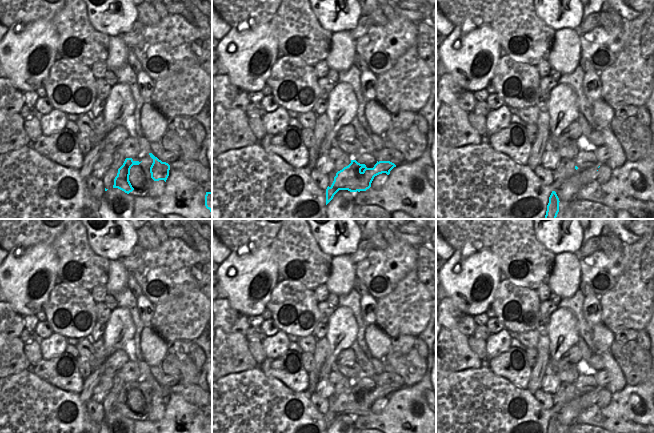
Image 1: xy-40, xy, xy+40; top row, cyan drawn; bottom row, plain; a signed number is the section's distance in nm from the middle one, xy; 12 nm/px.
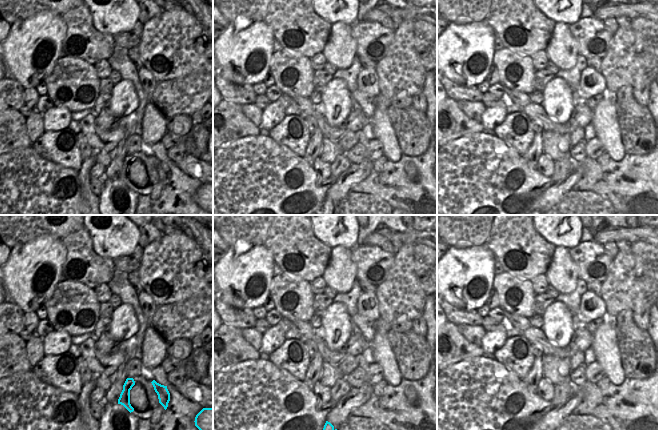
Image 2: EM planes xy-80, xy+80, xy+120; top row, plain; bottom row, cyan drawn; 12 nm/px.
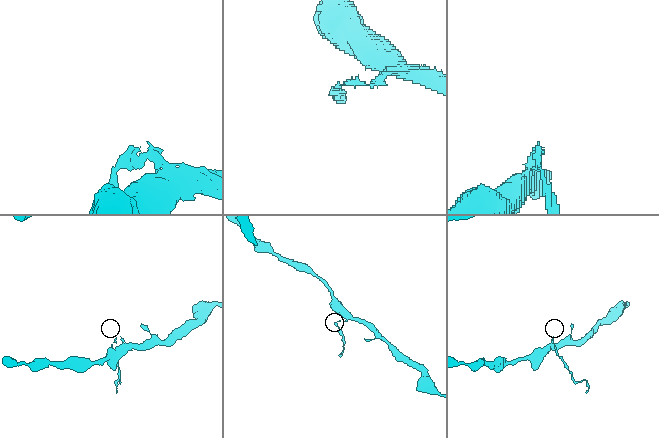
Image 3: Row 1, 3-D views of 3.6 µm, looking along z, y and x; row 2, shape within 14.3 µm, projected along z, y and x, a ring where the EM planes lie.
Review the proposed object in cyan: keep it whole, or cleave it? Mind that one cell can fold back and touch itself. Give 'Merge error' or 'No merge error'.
Merge error.

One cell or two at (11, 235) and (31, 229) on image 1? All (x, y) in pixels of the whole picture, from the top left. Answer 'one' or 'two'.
one

